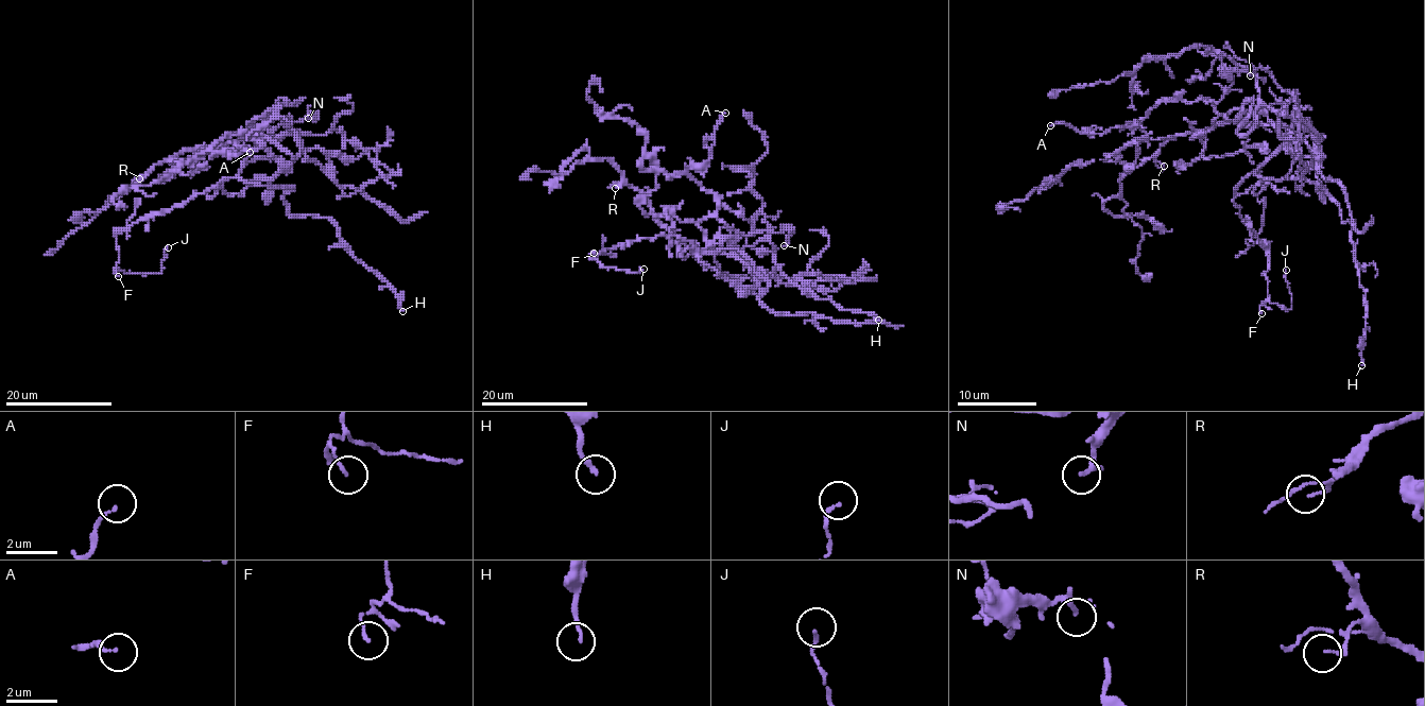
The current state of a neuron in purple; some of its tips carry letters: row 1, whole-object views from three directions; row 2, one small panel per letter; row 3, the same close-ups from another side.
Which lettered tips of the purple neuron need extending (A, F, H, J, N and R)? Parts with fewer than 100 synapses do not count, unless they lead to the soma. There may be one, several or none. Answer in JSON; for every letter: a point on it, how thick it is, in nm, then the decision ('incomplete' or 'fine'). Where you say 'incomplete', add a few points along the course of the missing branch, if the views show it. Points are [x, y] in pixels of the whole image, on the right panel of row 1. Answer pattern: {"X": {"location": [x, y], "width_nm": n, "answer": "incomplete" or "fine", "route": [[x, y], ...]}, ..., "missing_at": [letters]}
{"A": {"location": [1050, 125], "width_nm": 130, "answer": "fine"}, "F": {"location": [1262, 313], "width_nm": 120, "answer": "fine"}, "H": {"location": [1361, 365], "width_nm": 150, "answer": "fine"}, "J": {"location": [1286, 270], "width_nm": 130, "answer": "fine"}, "N": {"location": [1250, 75], "width_nm": 140, "answer": "fine"}, "R": {"location": [1164, 166], "width_nm": 110, "answer": "fine"}, "missing_at": []}

